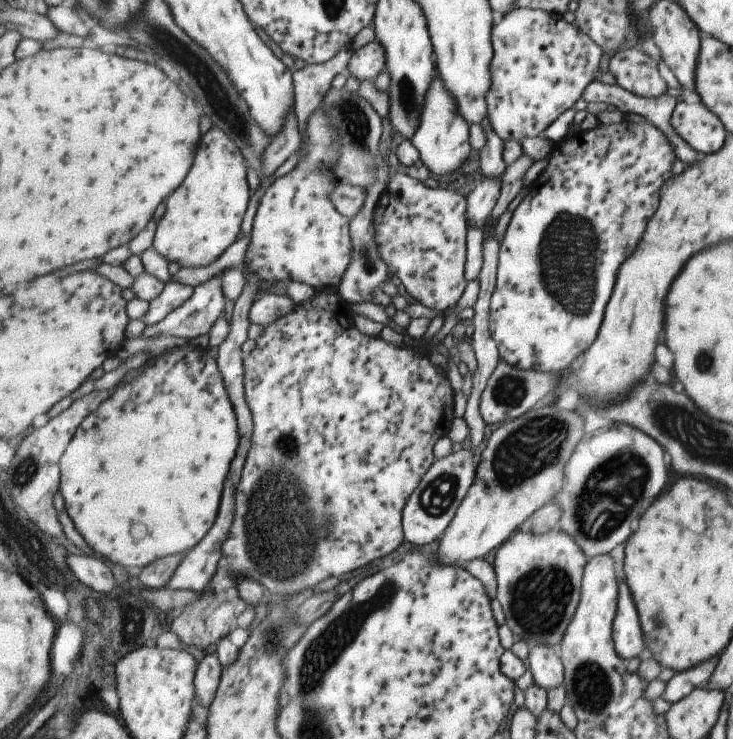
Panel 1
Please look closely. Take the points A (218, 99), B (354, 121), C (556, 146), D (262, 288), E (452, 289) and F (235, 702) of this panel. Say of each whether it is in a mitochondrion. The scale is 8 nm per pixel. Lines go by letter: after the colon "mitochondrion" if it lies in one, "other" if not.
A: mitochondrion
B: mitochondrion
C: other
D: other
E: other
F: other

